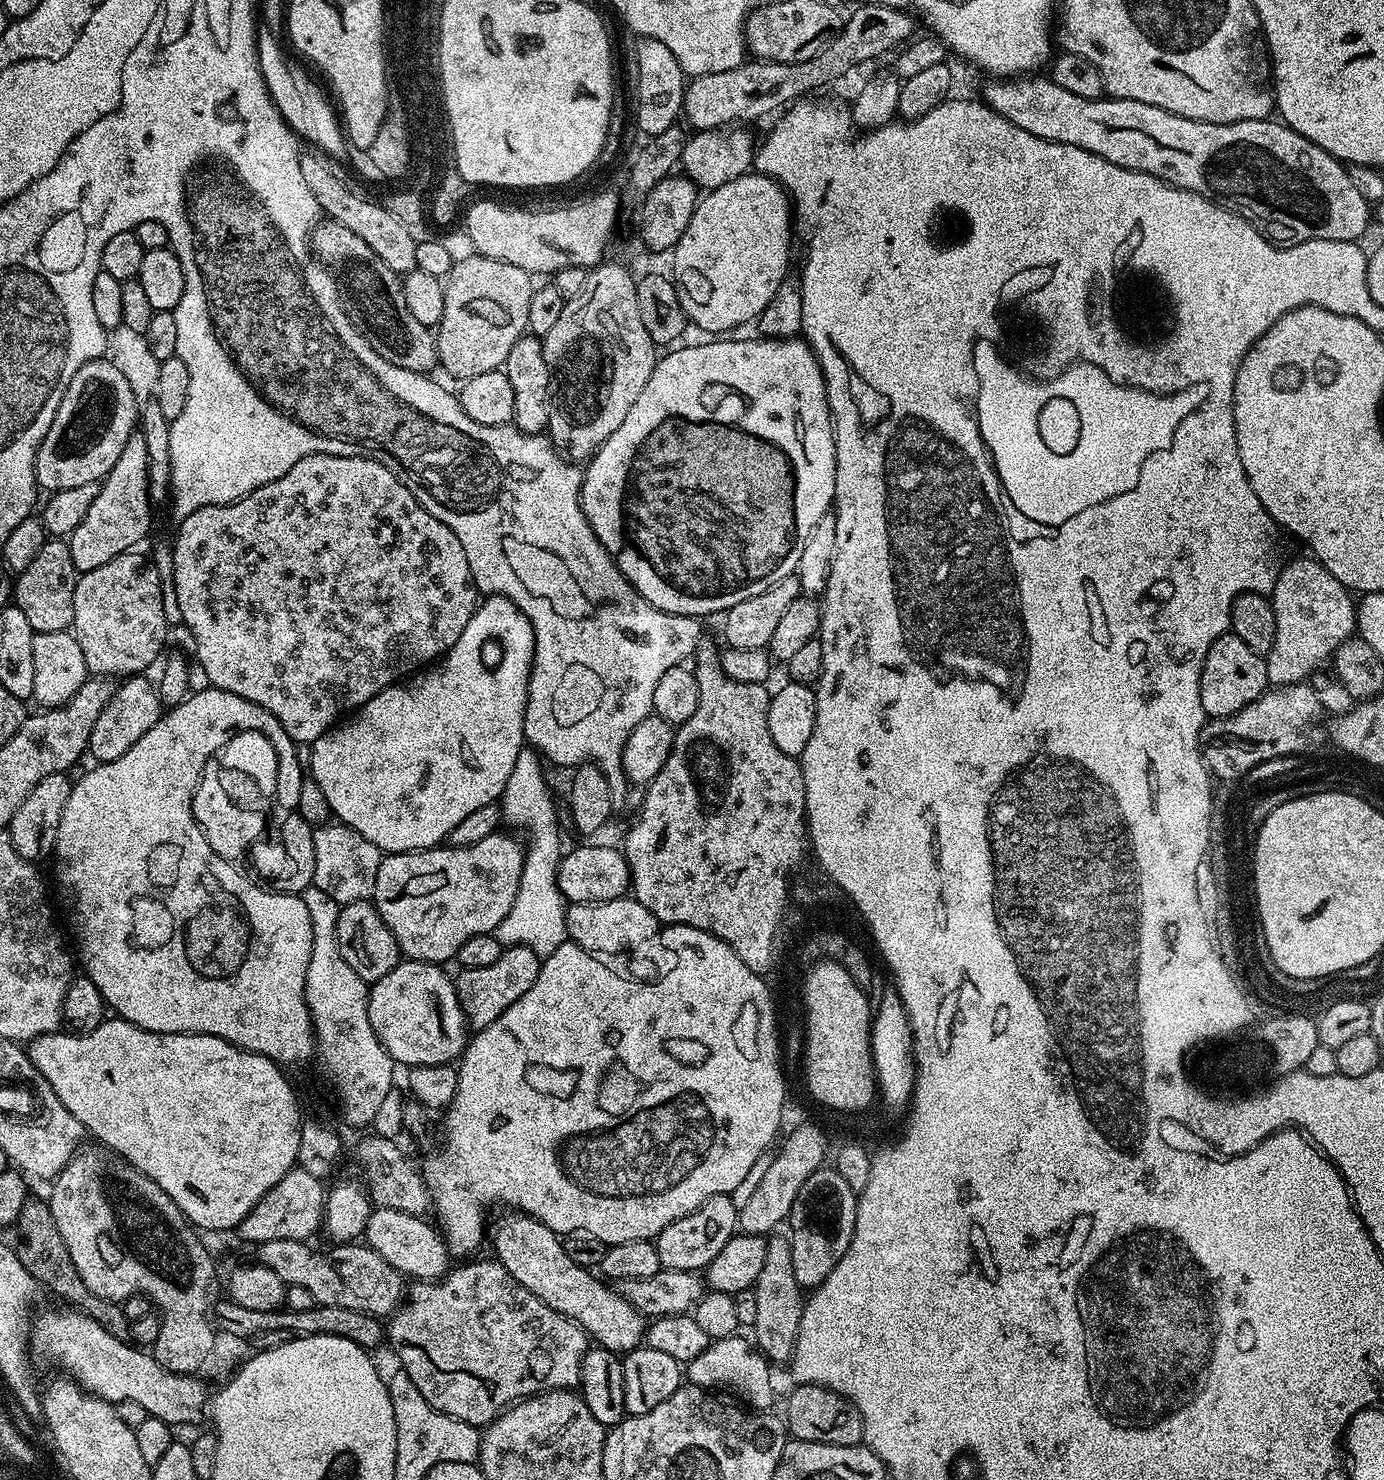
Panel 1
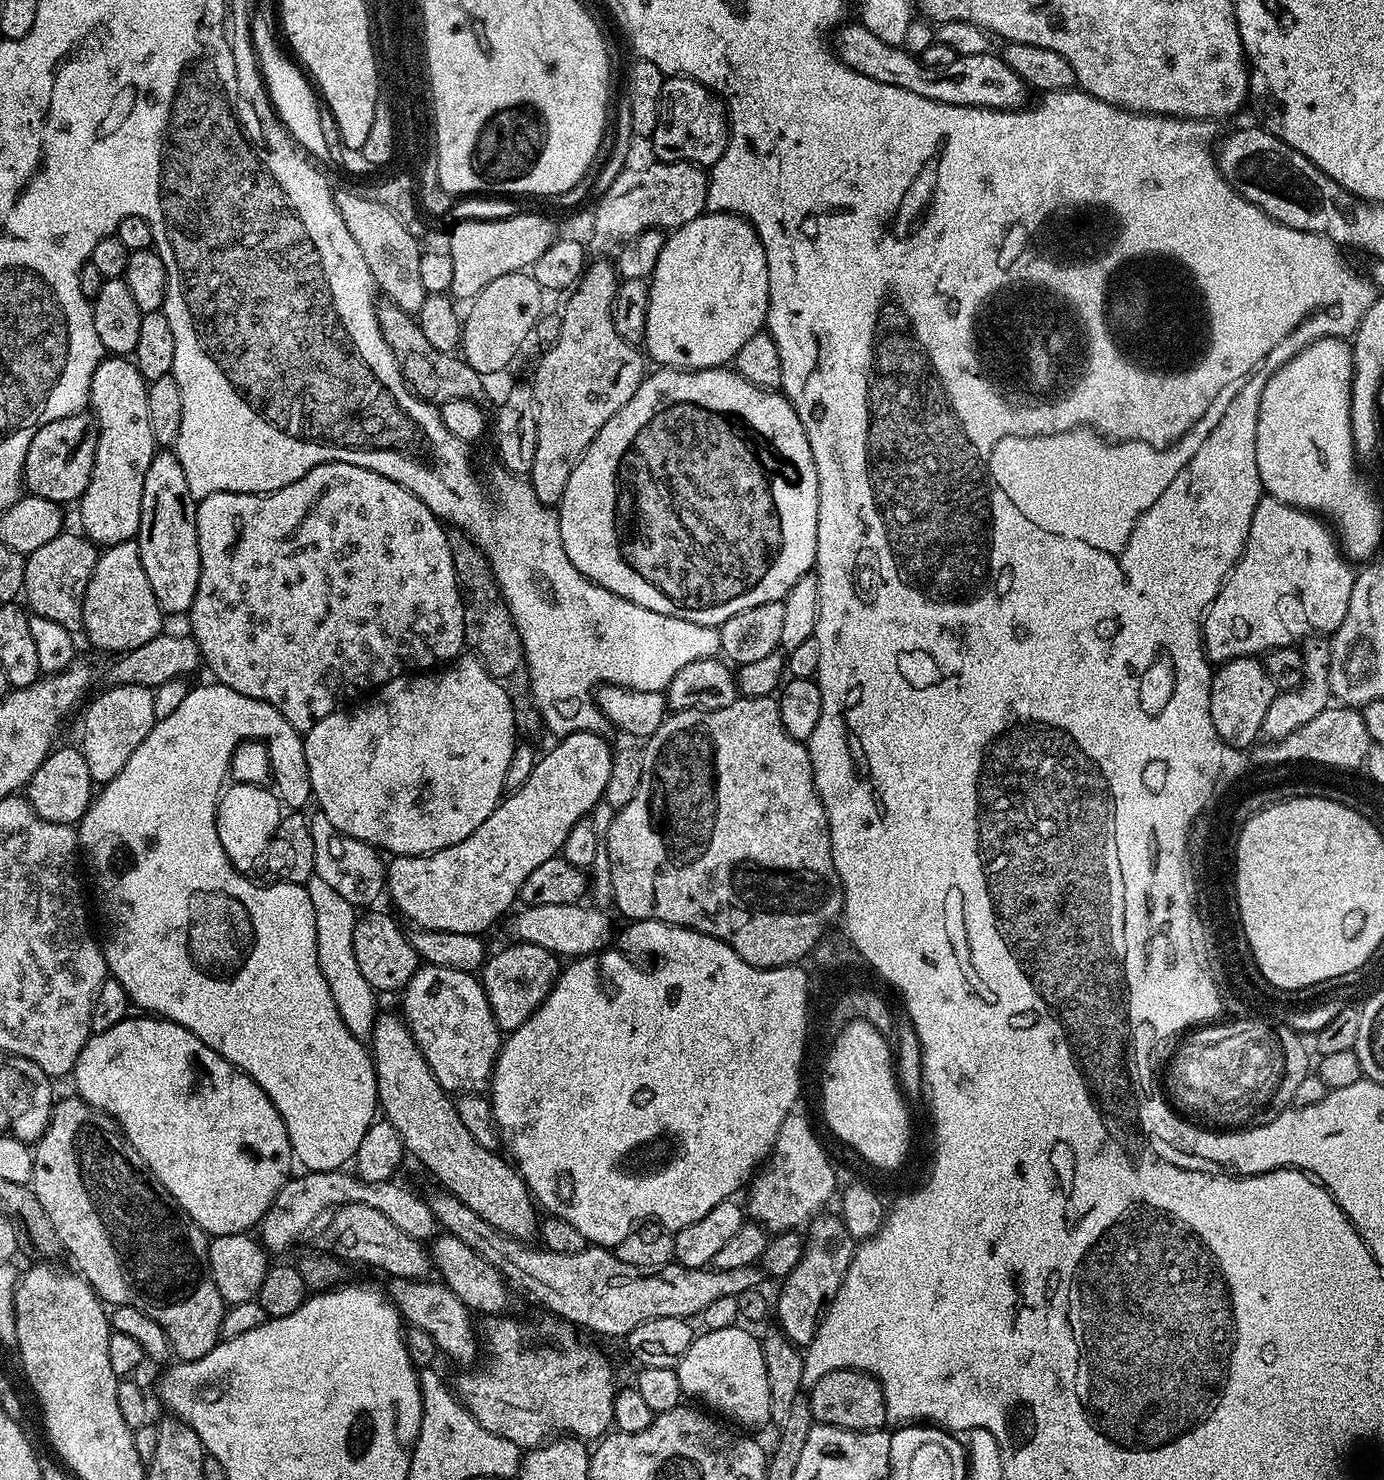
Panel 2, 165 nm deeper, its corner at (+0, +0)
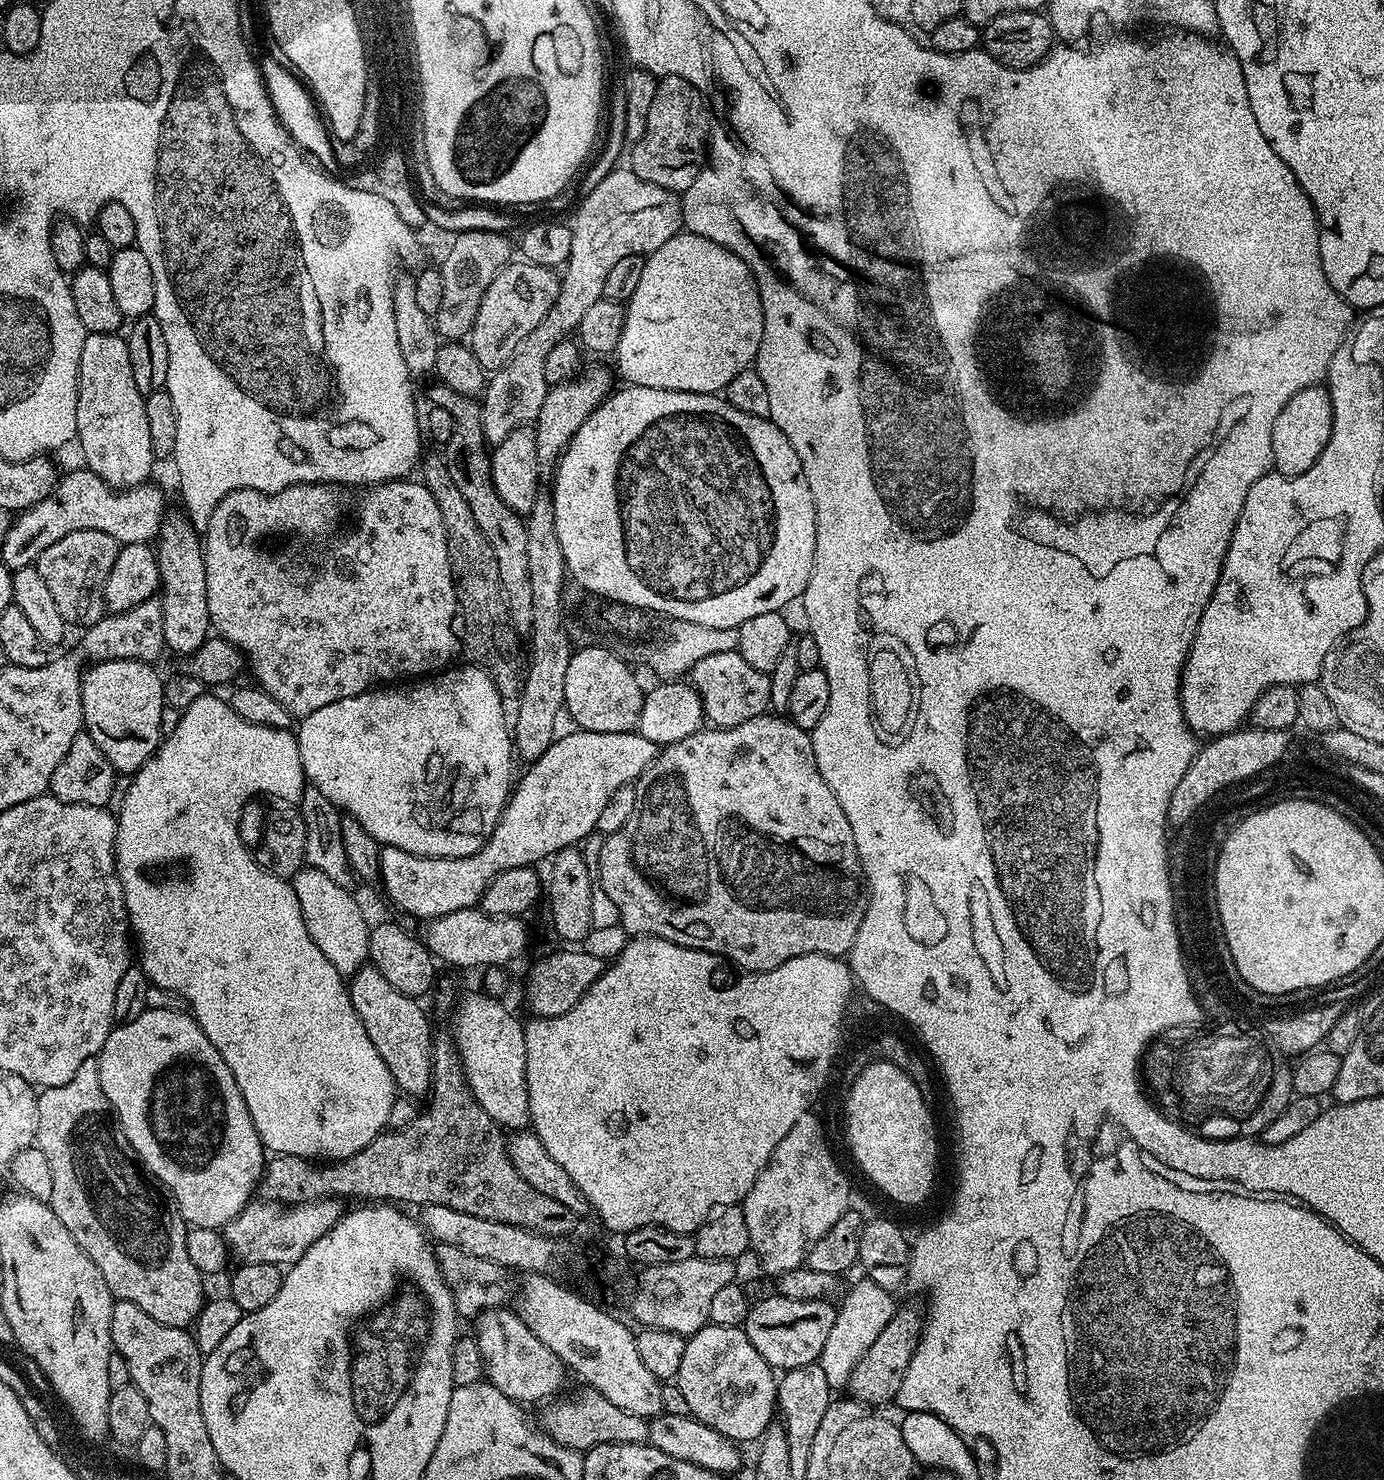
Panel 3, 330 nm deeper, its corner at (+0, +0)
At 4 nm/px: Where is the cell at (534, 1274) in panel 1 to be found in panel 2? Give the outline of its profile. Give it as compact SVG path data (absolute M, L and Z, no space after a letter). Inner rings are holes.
M384 1011L377 1015L370 1037L370 1055L376 1067L379 1111L400 1135L405 1153L428 1168L443 1191L466 1202L494 1230L502 1230L502 1234L516 1240L531 1241L538 1232L538 1208L526 1182L503 1155L499 1156L499 1151L478 1146L474 1134L462 1126L453 1097L434 1078L403 1015Z

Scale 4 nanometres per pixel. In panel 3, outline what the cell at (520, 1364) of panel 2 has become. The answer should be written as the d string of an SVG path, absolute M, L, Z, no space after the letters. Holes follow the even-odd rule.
M580 1386L573 1400L567 1400L564 1394L560 1394L545 1403L543 1408L544 1413L538 1419L539 1427L550 1438L554 1438L554 1442L579 1452L585 1453L599 1444L642 1444L648 1439L648 1420L645 1417L618 1410L614 1402L602 1398L598 1390L587 1386Z

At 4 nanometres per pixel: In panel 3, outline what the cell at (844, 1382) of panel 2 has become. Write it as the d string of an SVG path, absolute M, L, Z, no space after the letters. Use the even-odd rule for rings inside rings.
M897 1307L896 1313L890 1322L884 1324L882 1334L874 1338L874 1342L862 1354L860 1359L852 1365L852 1371L847 1373L847 1395L860 1404L869 1406L884 1406L892 1404L896 1399L898 1390L902 1390L902 1378L906 1378L906 1370L910 1366L910 1358L914 1358L914 1350L924 1332L926 1312L923 1307L904 1308Z

